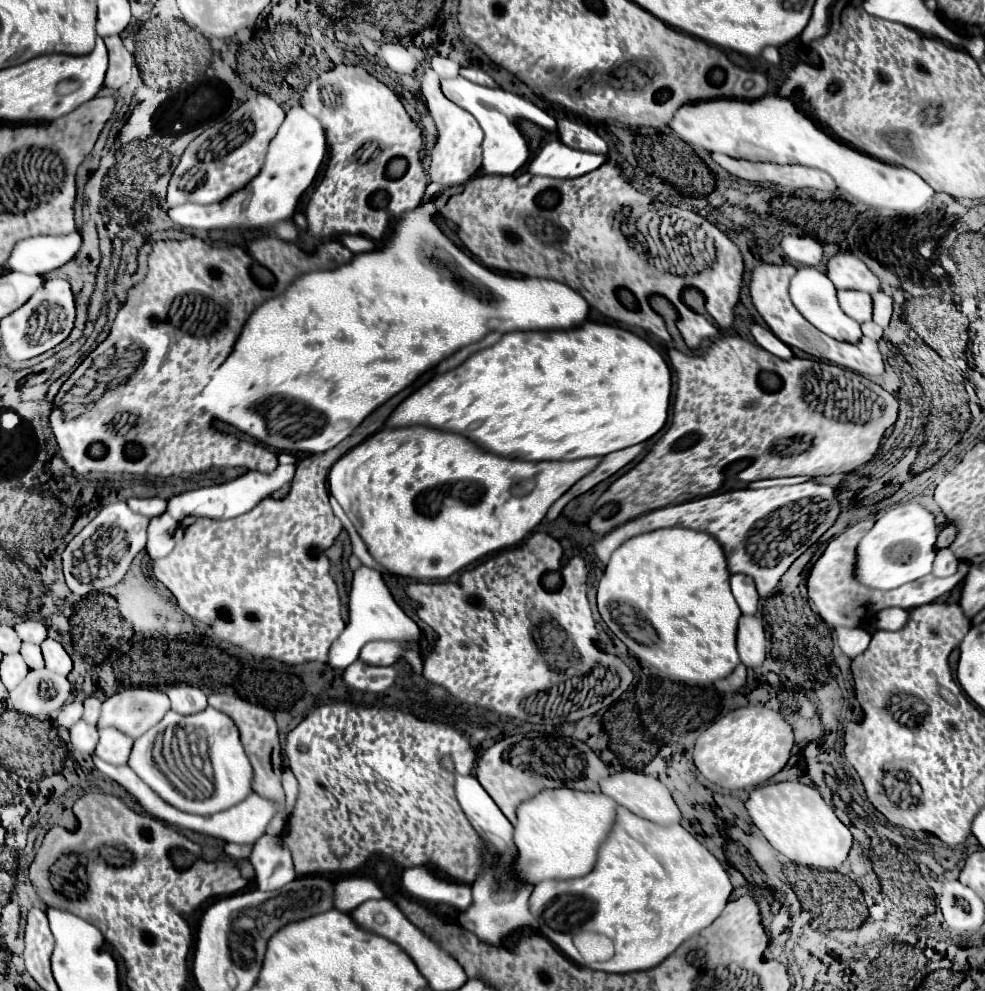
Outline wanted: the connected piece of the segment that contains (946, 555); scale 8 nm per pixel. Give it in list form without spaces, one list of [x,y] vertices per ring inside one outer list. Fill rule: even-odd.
[[[941,549],[937,553],[935,563],[933,563],[933,575],[935,577],[949,577],[949,575],[957,573],[957,565],[959,565],[959,561],[955,559],[955,555],[949,549]]]

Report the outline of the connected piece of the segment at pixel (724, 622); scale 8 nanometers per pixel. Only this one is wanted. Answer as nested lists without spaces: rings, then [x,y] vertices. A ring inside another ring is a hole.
[[[673,527],[637,535],[625,541],[609,559],[597,587],[597,609],[609,631],[621,639],[639,661],[657,667],[679,683],[713,683],[737,665],[735,631],[741,611],[729,589],[729,571],[721,545],[707,533]]]

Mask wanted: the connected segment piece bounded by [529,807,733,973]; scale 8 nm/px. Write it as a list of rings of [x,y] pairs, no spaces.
[[[617,807],[613,831],[609,831],[609,839],[599,847],[593,871],[579,879],[549,879],[537,883],[529,897],[529,911],[539,919],[539,933],[575,963],[579,963],[579,955],[571,941],[573,935],[579,931],[593,931],[607,935],[615,945],[615,955],[609,961],[595,963],[595,969],[605,973],[631,973],[657,967],[683,941],[711,925],[723,911],[731,891],[733,887],[723,865],[679,823],[661,827],[633,815],[625,807]]]

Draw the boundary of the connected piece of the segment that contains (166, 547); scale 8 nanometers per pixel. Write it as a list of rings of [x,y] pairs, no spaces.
[[[163,513],[151,519],[147,529],[147,553],[151,559],[167,557],[173,551],[175,527],[177,527],[177,521],[169,513]]]

